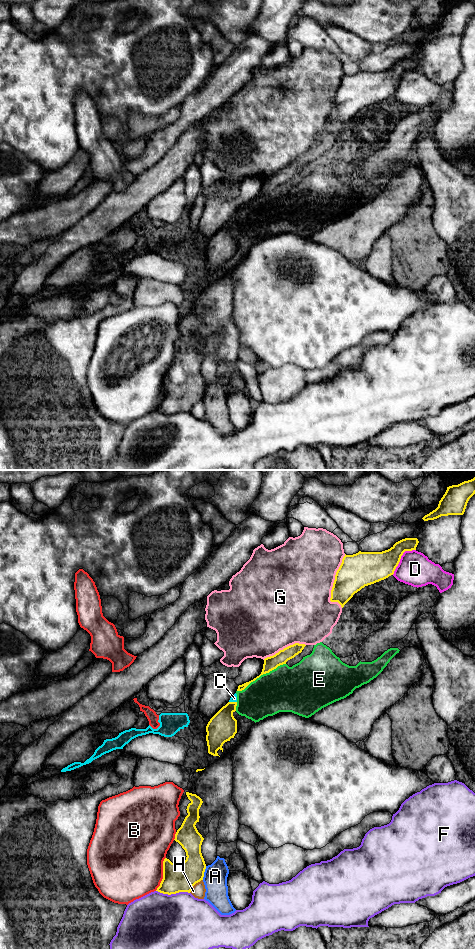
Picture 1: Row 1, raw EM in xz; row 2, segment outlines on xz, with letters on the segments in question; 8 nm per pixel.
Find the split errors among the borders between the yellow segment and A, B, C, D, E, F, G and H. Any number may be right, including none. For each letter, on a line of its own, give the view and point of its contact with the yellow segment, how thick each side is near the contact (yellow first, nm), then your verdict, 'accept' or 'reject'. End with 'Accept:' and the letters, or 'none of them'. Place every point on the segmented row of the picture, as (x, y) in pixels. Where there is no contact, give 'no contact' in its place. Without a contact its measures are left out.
A: xz (203, 873) | 220/190 nm | reject
B: xz (163, 874) | 220/480 nm | reject
C: xz (233, 702) | 220/50 nm | reject
D: xz (400, 558) | 260/260 nm | reject
E: xz (261, 674) | 110/360 nm | reject
F: xz (173, 893) | 220/480 nm | reject
G: xz (333, 583) | 280/500 nm | reject
H: xz (194, 884) | 220/110 nm | reject
Accept: none of them

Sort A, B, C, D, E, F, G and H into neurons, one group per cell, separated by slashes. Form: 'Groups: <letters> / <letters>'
Groups: A / B / C E / D / F / G / H

